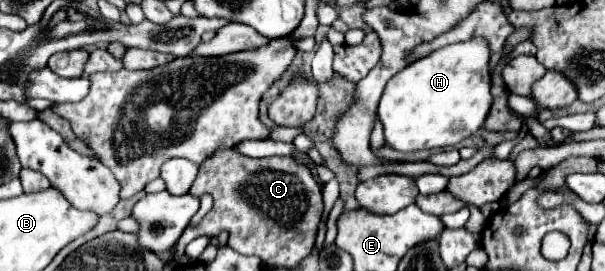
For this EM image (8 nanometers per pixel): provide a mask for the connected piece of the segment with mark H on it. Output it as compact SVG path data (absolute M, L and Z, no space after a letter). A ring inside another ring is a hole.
M470 40L434 50L392 76L378 106L386 144L398 152L432 150L454 146L480 130L492 104L488 60L488 44Z

